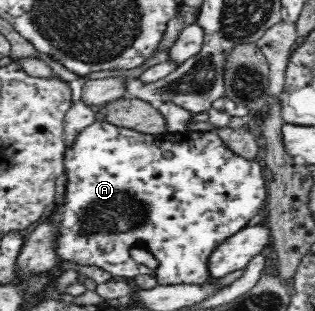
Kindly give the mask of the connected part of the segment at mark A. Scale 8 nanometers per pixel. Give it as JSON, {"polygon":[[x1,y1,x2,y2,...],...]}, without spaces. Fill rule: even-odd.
{"polygon":[[97,120,82,128,70,146,66,146,63,156,64,175,66,182,64,184,64,200,60,204,55,204,54,209,48,216,49,224,53,224,56,234,55,256,60,263,74,263,81,268,88,266,98,267,114,276,114,278,124,278,132,282,138,274,150,274,154,276,160,286,182,286,182,284,194,284,195,286,210,286,214,284,215,278,210,274,210,258,214,254,214,250,224,244,228,240,249,226,250,220,256,214,262,214,261,209,265,206,267,199,266,182,262,177,263,163,259,160,242,158,224,145,224,141,216,135,215,130,210,131,178,131,166,132,158,136,145,136,142,131,125,130,122,127,113,126,112,123],[133,248,141,248,149,252,158,261,158,267,151,270,144,264,138,264,130,256,130,250]]}

